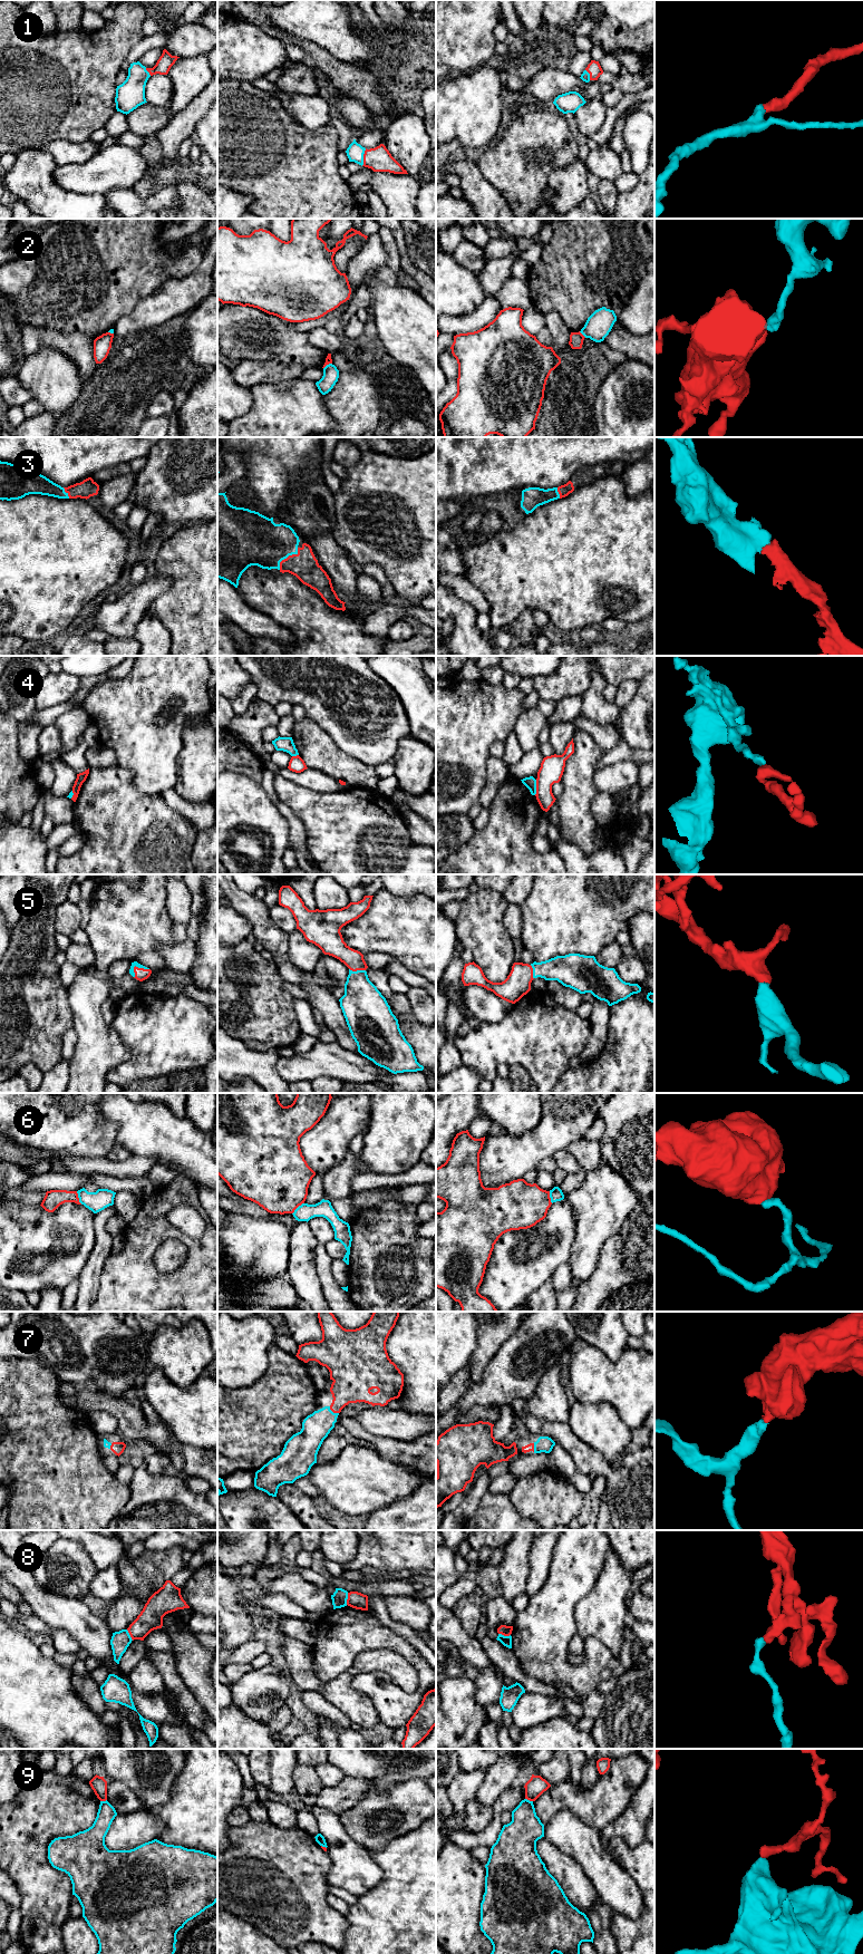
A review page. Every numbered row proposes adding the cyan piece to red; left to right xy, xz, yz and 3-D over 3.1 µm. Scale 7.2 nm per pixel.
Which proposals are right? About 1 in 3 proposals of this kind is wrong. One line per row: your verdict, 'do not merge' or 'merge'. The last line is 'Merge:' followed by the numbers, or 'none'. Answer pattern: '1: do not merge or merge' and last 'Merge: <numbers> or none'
1: merge
2: do not merge
3: merge
4: do not merge
5: merge
6: do not merge
7: merge
8: do not merge
9: do not merge
Merge: 1, 3, 5, 7

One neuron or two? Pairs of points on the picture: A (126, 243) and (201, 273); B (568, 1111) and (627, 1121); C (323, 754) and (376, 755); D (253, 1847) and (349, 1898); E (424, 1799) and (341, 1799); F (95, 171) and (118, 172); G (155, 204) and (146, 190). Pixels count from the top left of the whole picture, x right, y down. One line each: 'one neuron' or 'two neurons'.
A: two neurons
B: two neurons
C: two neurons
D: two neurons
E: two neurons
F: one neuron
G: two neurons

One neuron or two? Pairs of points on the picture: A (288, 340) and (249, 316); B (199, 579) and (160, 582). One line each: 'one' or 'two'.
A: one
B: two

